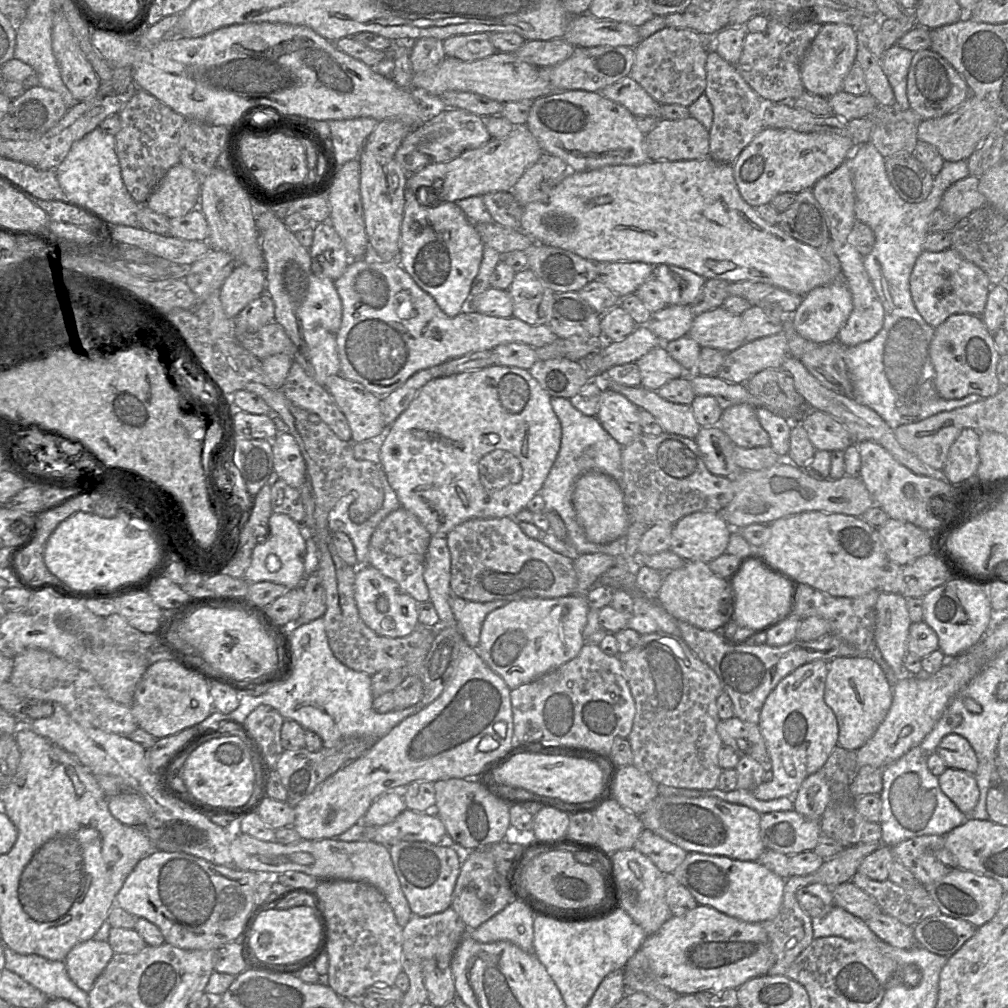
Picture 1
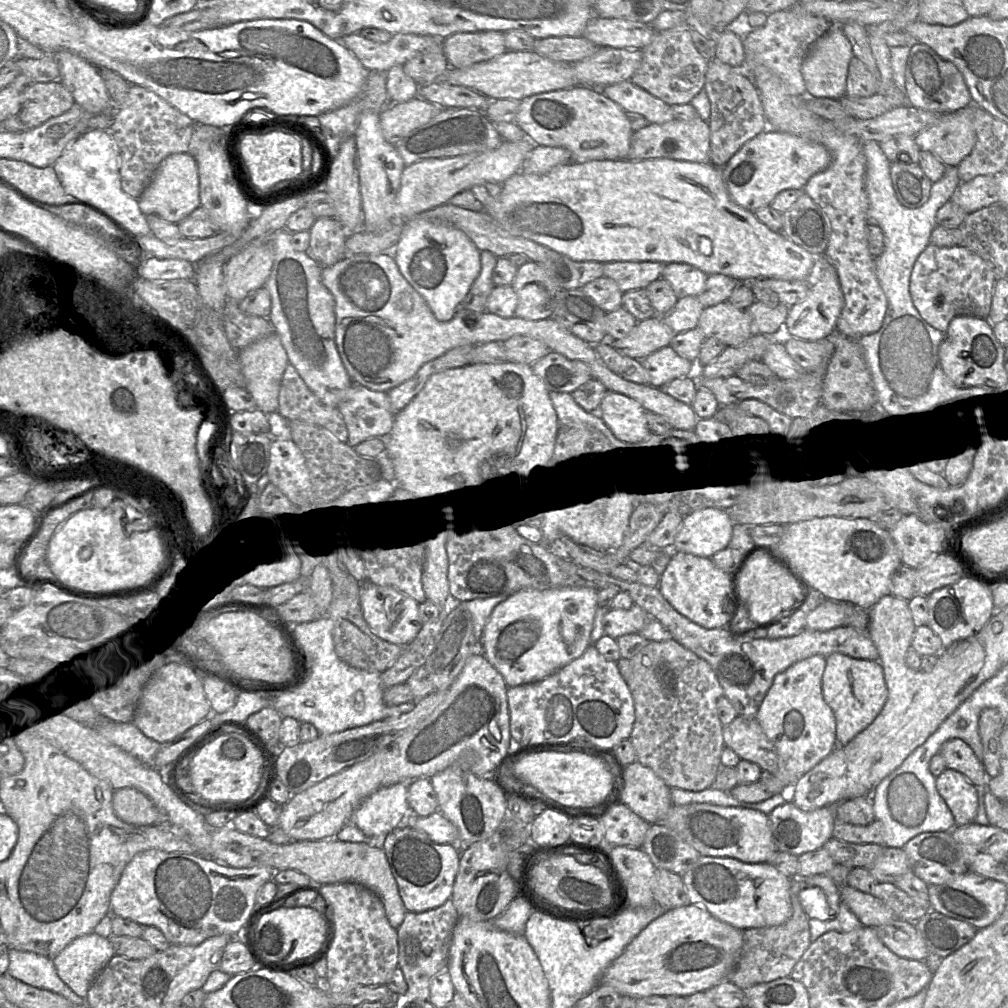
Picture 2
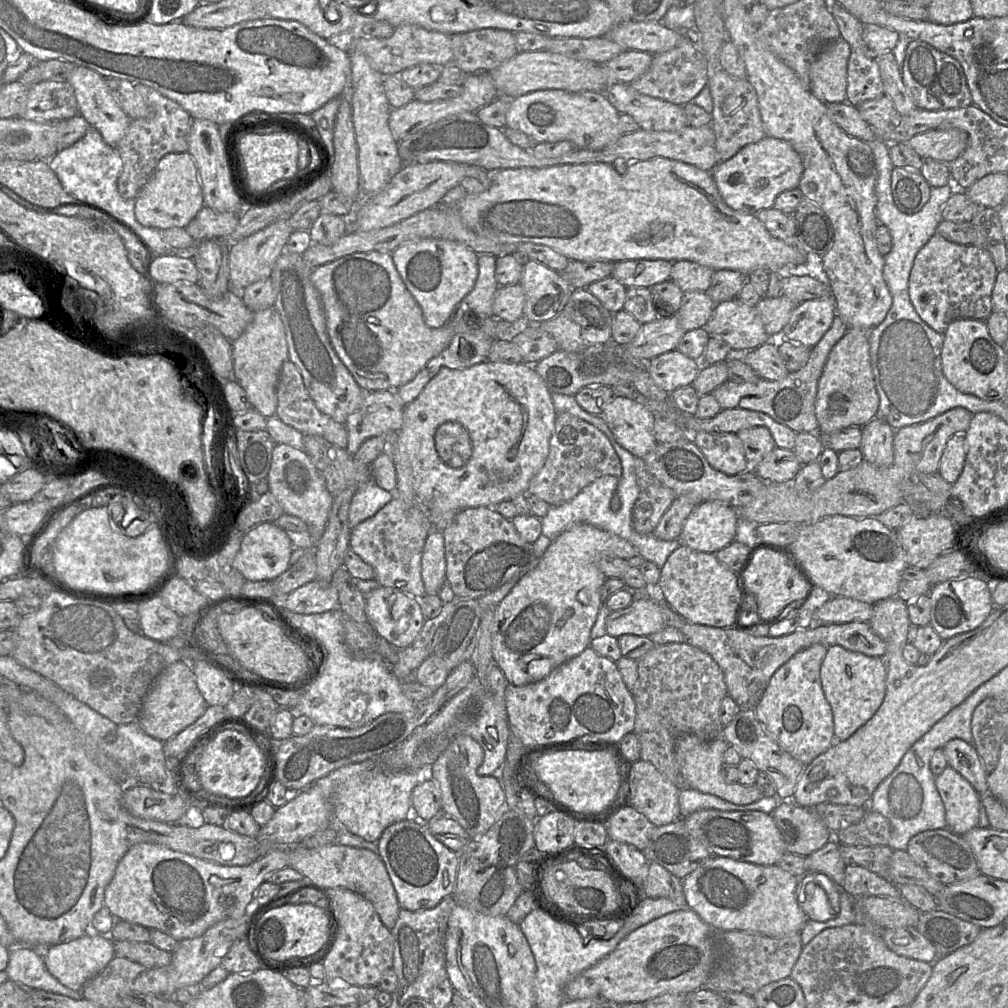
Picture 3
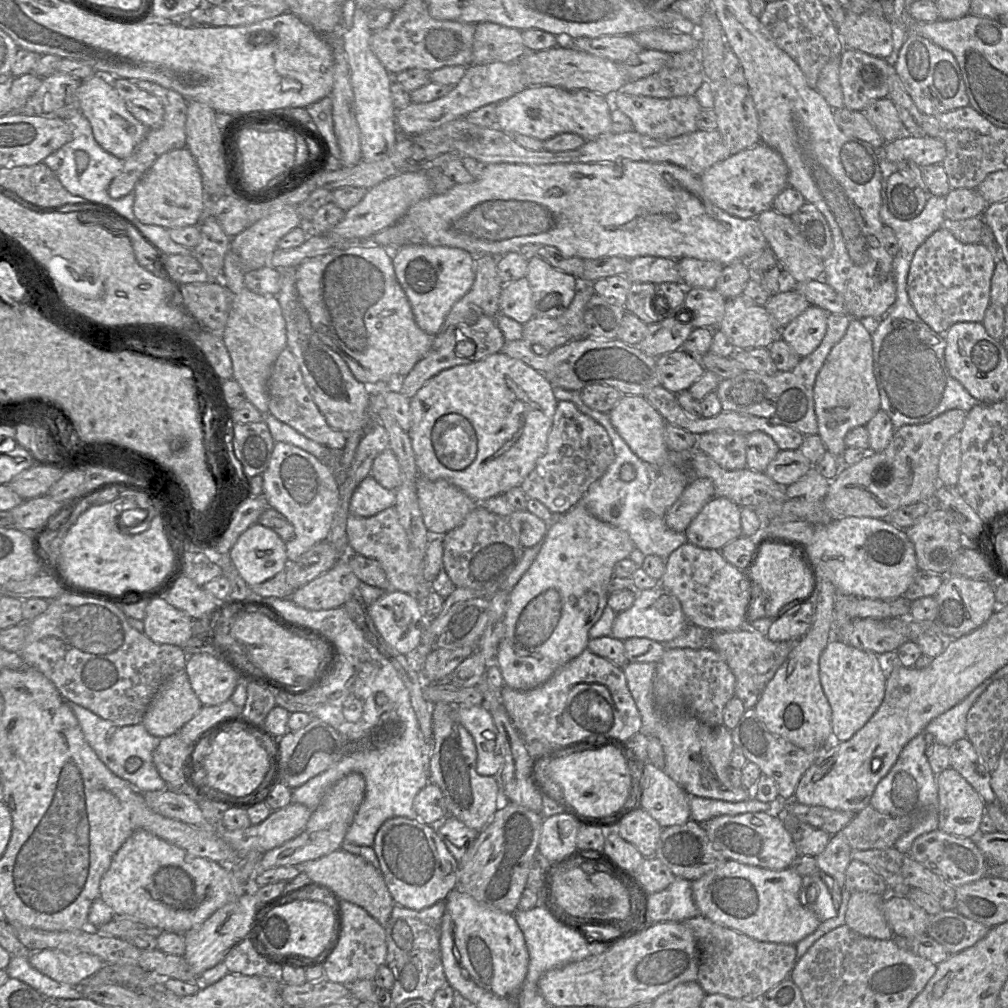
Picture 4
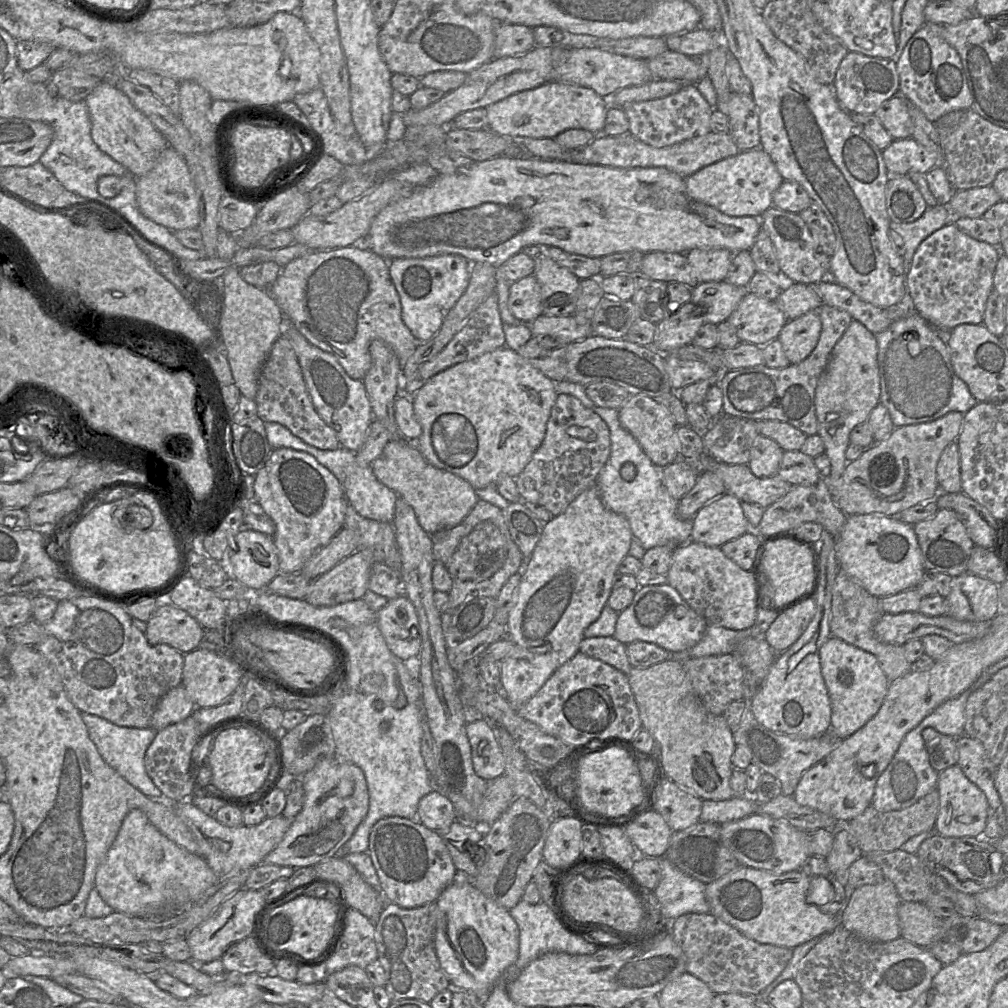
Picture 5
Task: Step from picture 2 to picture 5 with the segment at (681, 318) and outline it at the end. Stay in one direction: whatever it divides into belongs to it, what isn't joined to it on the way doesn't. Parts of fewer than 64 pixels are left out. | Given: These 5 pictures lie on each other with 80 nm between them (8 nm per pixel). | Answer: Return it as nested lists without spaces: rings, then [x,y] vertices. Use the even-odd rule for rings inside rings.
[[[725,280],[703,282],[692,288],[690,302],[696,305],[699,316],[702,315],[701,305],[705,306],[705,324],[718,325],[728,319],[746,293],[747,287],[739,287]]]

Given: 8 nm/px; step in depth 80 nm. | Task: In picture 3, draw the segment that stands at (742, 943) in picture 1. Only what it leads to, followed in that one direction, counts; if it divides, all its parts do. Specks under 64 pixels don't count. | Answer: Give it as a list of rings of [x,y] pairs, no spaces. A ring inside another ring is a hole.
[[[685,908],[643,925],[614,951],[587,968],[564,988],[566,1000],[605,997],[619,1004],[644,1003],[662,994],[692,994],[704,987],[715,966],[713,929]]]

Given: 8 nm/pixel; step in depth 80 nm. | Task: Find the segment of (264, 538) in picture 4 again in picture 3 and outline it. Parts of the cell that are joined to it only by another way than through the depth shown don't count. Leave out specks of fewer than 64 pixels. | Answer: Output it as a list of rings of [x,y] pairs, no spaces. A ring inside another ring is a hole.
[[[263,522],[245,533],[234,566],[248,581],[272,581],[285,572],[293,545],[274,522]]]

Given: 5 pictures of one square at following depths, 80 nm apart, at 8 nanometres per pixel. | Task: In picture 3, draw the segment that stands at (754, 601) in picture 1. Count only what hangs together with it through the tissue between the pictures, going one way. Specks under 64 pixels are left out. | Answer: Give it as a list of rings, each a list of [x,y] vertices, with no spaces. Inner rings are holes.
[[[768,549],[757,551],[750,559],[742,575],[741,586],[744,593],[756,596],[761,622],[770,623],[783,619],[784,613],[790,610],[789,606],[804,597],[808,591],[807,583],[786,558]]]

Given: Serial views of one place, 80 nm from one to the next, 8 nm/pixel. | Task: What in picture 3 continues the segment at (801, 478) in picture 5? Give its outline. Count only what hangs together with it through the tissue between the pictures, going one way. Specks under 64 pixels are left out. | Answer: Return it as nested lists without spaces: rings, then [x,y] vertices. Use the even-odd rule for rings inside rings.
[[[775,447],[755,467],[755,473],[765,482],[781,483],[795,478],[802,463],[793,450]]]

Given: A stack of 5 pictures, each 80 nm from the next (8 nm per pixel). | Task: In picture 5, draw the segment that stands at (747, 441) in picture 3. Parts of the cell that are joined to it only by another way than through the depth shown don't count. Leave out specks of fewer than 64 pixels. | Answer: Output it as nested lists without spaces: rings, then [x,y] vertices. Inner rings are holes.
[[[759,434],[751,447],[748,467],[758,478],[768,478],[777,474],[784,450],[777,442]]]

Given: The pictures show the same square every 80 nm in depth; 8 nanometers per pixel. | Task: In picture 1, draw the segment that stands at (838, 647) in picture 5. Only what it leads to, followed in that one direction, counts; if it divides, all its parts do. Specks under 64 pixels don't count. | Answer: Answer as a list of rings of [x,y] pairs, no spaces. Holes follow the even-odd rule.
[[[869,654],[835,657],[828,661],[824,700],[838,722],[838,745],[856,751],[872,737],[886,717],[892,703],[892,685]]]

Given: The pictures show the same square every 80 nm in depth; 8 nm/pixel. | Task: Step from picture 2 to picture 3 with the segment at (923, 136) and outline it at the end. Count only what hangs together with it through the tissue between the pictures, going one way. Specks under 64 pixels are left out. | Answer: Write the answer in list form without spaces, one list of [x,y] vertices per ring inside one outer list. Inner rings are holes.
[[[952,128],[920,133],[905,142],[922,159],[931,158],[949,164],[960,156],[968,145],[968,134]]]

